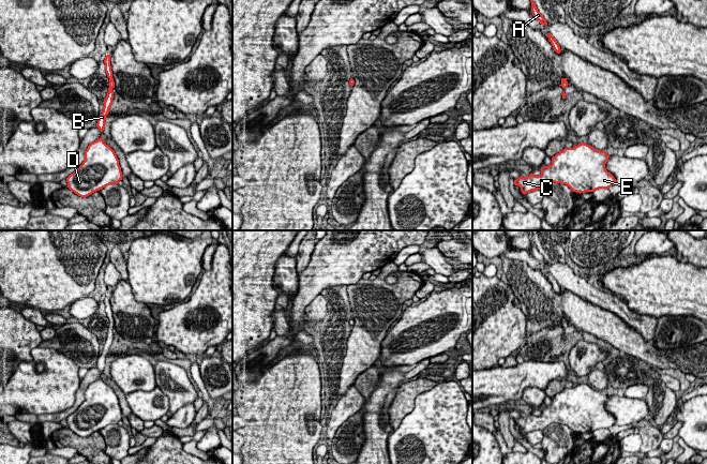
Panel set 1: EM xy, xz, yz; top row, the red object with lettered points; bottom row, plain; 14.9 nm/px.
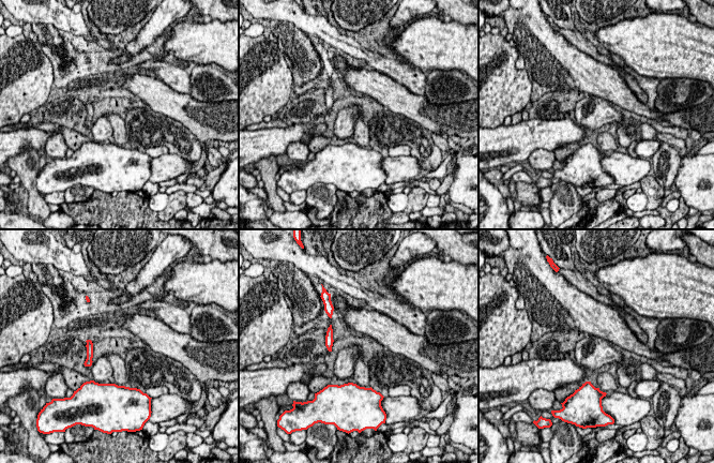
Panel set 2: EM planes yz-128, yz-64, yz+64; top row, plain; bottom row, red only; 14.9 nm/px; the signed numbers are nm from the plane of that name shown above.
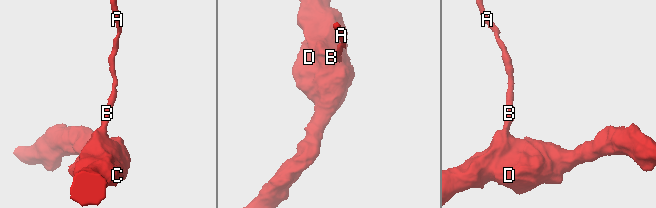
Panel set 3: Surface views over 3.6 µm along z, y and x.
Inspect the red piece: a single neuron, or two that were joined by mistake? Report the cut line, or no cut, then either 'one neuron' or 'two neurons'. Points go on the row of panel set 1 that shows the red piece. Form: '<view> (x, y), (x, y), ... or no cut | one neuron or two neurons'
no cut | one neuron

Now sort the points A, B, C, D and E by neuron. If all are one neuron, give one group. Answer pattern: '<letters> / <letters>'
A B C D E

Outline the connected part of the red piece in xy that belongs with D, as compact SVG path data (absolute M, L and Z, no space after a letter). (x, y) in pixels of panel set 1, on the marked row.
M101 137L88 146L85 161L66 178L66 182L72 192L87 197L109 184L118 184L122 176L115 151Z

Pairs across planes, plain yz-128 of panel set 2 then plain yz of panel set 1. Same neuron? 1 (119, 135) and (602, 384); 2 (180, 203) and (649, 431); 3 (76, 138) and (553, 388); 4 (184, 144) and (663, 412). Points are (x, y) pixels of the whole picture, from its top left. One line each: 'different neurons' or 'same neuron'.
1: same neuron
2: same neuron
3: same neuron
4: same neuron

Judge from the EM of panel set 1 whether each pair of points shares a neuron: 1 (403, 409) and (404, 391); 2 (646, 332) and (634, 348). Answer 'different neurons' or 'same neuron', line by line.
1: same neuron
2: different neurons

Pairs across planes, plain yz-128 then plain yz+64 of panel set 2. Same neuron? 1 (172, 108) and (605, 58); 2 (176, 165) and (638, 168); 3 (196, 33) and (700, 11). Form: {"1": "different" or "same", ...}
{"1": "different", "2": "same", "3": "different"}

